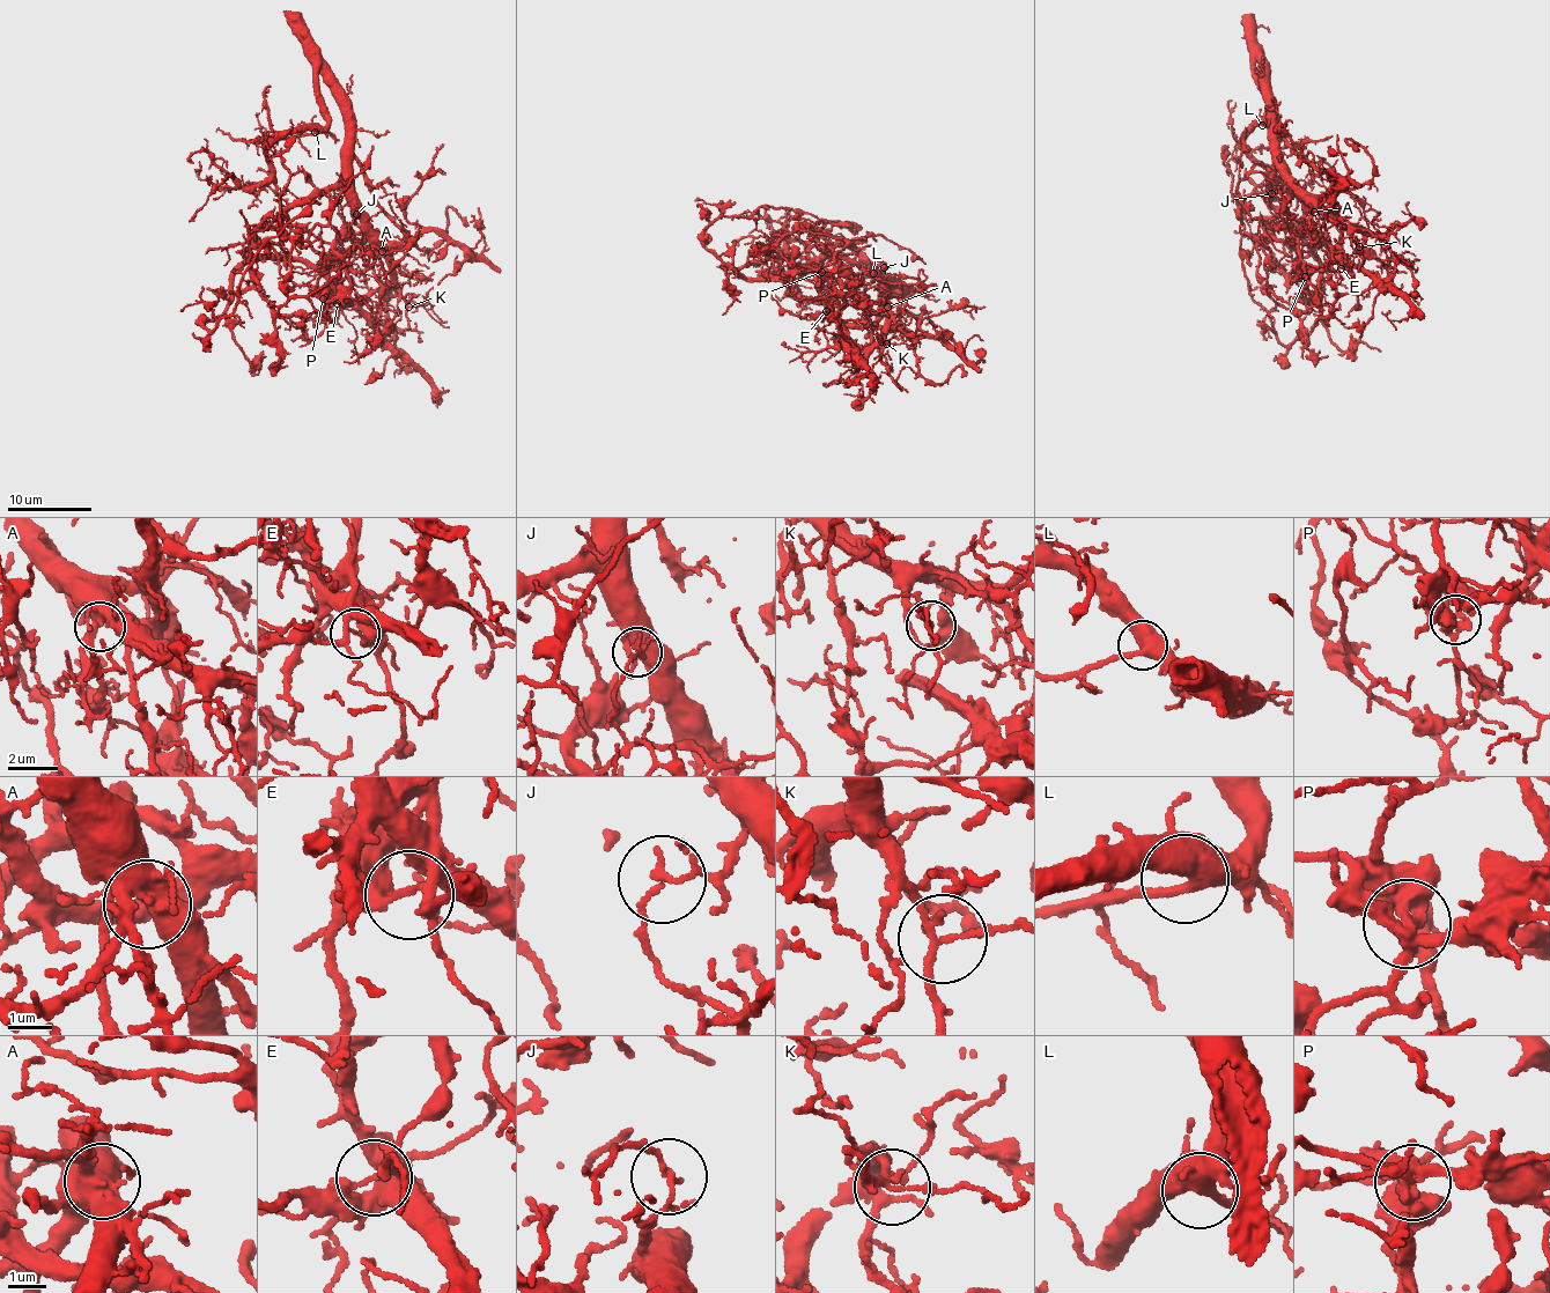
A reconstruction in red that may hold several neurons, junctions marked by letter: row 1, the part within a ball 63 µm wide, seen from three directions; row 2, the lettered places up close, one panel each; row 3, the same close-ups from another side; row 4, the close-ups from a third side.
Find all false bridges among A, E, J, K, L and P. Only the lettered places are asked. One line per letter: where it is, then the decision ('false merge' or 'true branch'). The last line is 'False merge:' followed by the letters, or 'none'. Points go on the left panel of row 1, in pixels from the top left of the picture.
A: place (382, 251); true branch
E: place (337, 303); false merge
J: place (356, 214); false merge
K: place (408, 307); true branch
L: place (315, 132); true branch
P: place (323, 298); false merge
False merge: E, J, P

